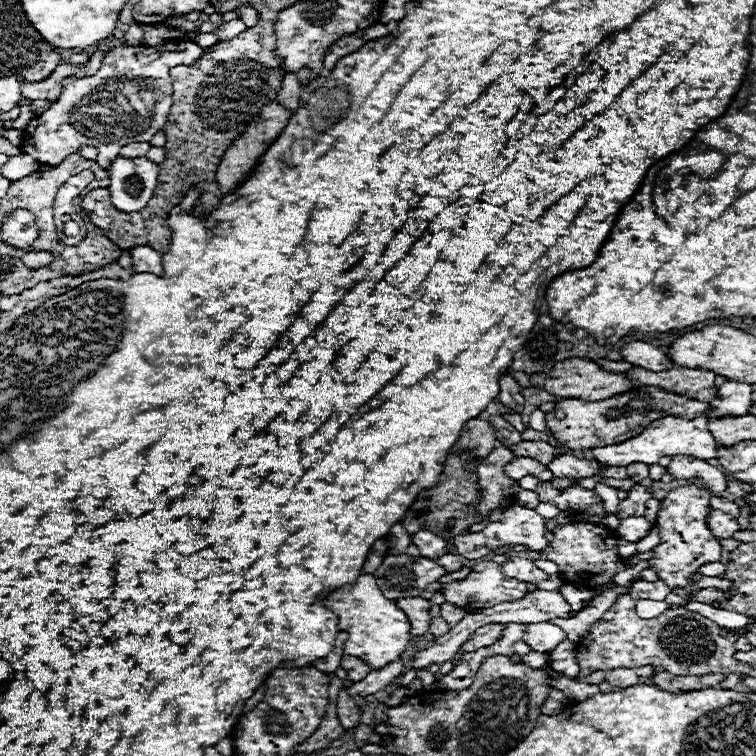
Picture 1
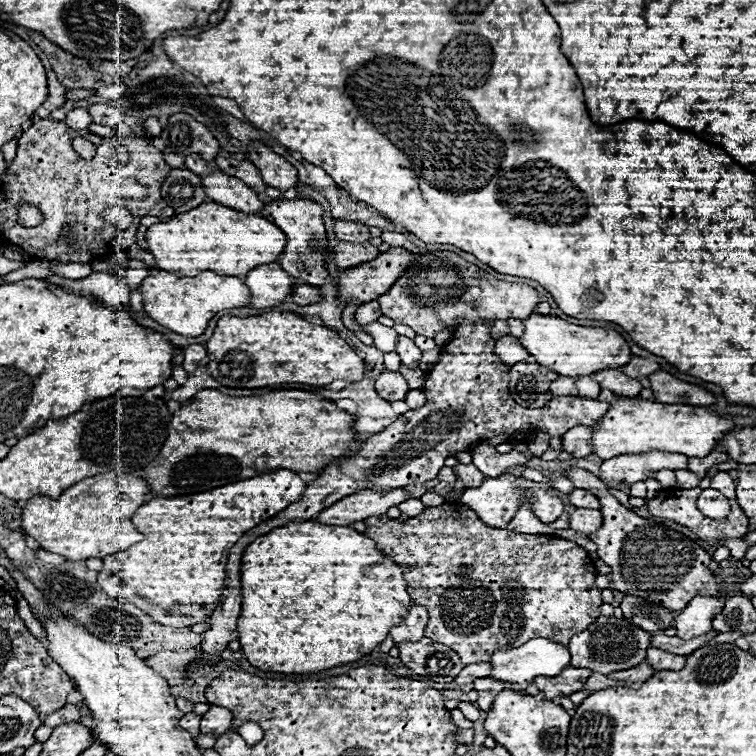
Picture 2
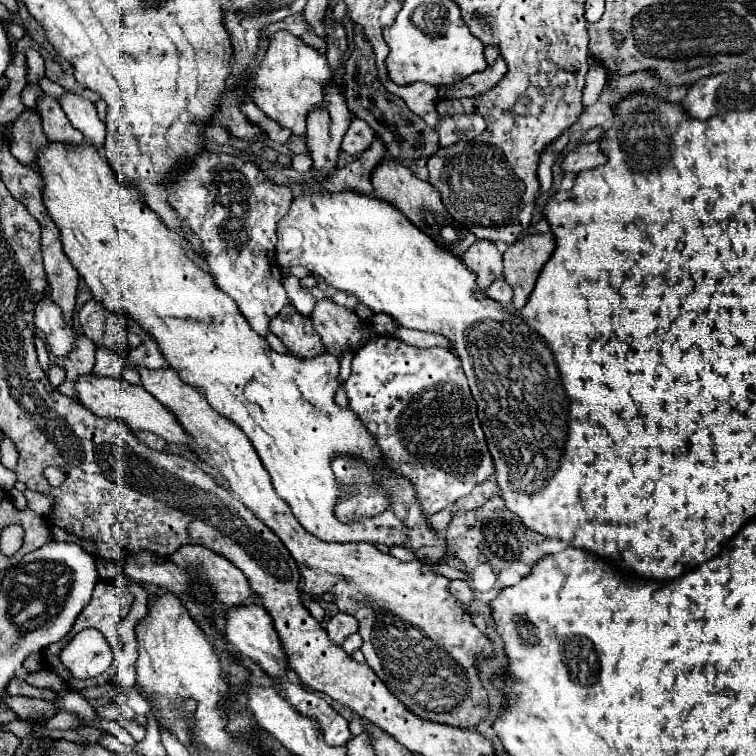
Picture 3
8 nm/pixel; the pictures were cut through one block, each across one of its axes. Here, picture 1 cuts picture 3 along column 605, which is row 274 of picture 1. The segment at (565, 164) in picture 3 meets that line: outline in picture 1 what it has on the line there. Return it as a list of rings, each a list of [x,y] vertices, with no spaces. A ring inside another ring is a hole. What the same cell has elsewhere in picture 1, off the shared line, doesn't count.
[[[136,246],[136,248],[132,248],[130,256],[132,256],[134,272],[138,272],[138,274],[140,272],[150,272],[150,274],[156,274],[156,276],[164,274],[162,254],[156,252],[154,248],[150,248],[150,246]]]

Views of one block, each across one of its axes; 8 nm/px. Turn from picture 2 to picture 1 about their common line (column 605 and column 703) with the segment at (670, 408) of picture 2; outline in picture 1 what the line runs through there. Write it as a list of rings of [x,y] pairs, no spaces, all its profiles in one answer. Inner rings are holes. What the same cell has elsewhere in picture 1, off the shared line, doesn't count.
[[[666,416],[662,420],[654,420],[642,434],[612,446],[598,446],[592,450],[594,458],[604,466],[628,466],[632,462],[656,464],[662,456],[694,456],[698,460],[716,458],[716,442],[708,432],[708,418],[698,416],[694,420],[682,420],[674,416]]]

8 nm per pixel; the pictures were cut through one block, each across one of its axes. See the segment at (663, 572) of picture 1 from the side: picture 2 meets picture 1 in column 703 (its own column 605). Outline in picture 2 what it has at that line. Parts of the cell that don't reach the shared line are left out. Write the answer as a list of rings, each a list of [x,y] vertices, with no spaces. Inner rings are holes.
[[[570,468],[566,476],[574,482],[576,488],[594,492],[600,500],[602,528],[588,534],[588,538],[598,546],[600,560],[612,570],[610,582],[616,590],[662,604],[668,612],[680,612],[694,596],[720,596],[720,582],[714,572],[708,568],[712,556],[688,536],[660,524],[646,520],[632,510],[624,508],[606,488],[606,484],[588,470]]]

